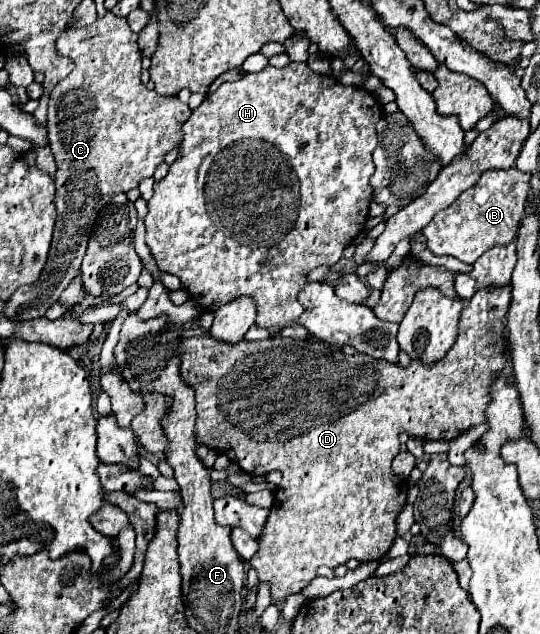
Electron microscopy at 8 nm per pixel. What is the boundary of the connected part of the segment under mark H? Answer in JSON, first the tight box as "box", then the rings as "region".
{"box":[146,63,382,333],"region":[[[290,63],[284,69],[276,69],[272,65],[264,67],[258,73],[246,73],[238,81],[222,83],[214,93],[208,93],[198,109],[186,119],[182,133],[184,141],[180,143],[180,155],[170,165],[170,171],[164,179],[154,183],[154,195],[148,201],[148,215],[146,223],[146,245],[156,259],[160,271],[172,273],[180,279],[184,289],[188,291],[190,299],[198,303],[202,311],[214,313],[216,309],[224,307],[226,303],[238,297],[250,297],[256,303],[258,317],[256,327],[264,327],[272,333],[292,325],[302,315],[304,307],[298,303],[298,293],[308,283],[308,273],[318,265],[334,267],[342,257],[342,251],[362,233],[364,223],[368,219],[368,205],[372,201],[372,187],[368,179],[374,173],[372,151],[378,143],[376,139],[376,123],[382,117],[382,105],[374,93],[356,87],[356,85],[342,85],[332,75],[318,75],[308,69],[306,63]]]}

